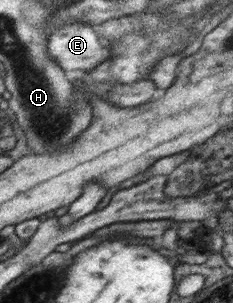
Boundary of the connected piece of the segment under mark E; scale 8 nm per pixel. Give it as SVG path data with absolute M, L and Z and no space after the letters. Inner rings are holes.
M71 22L59 26L47 38L45 49L49 59L62 70L77 69L88 73L109 56L94 28L87 24Z

